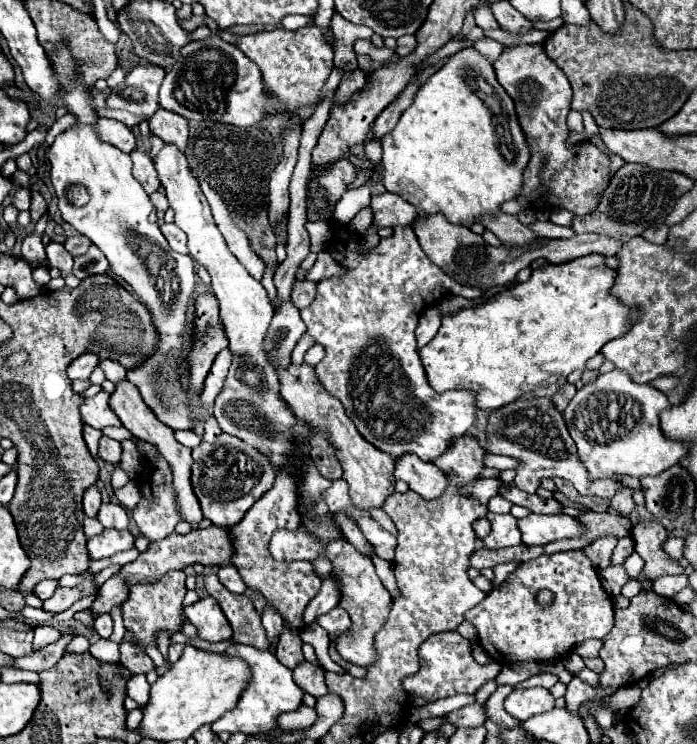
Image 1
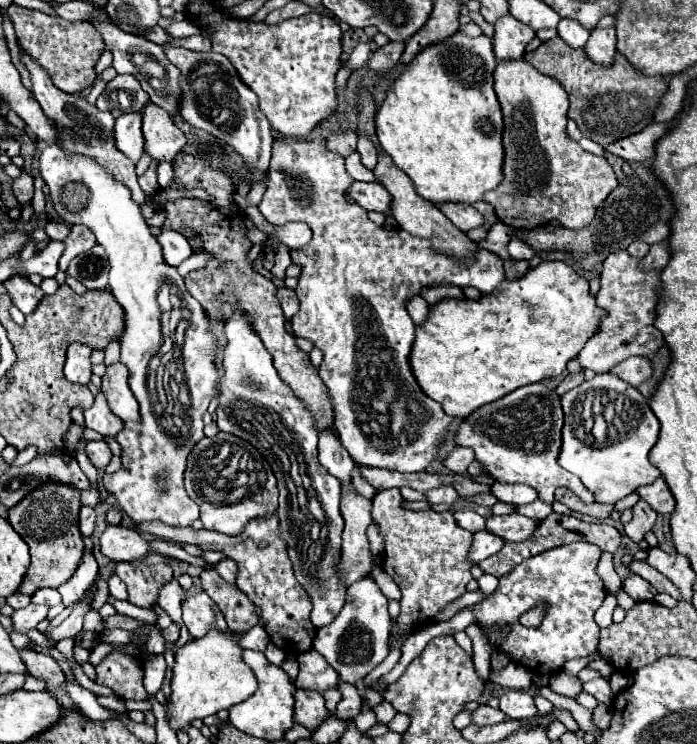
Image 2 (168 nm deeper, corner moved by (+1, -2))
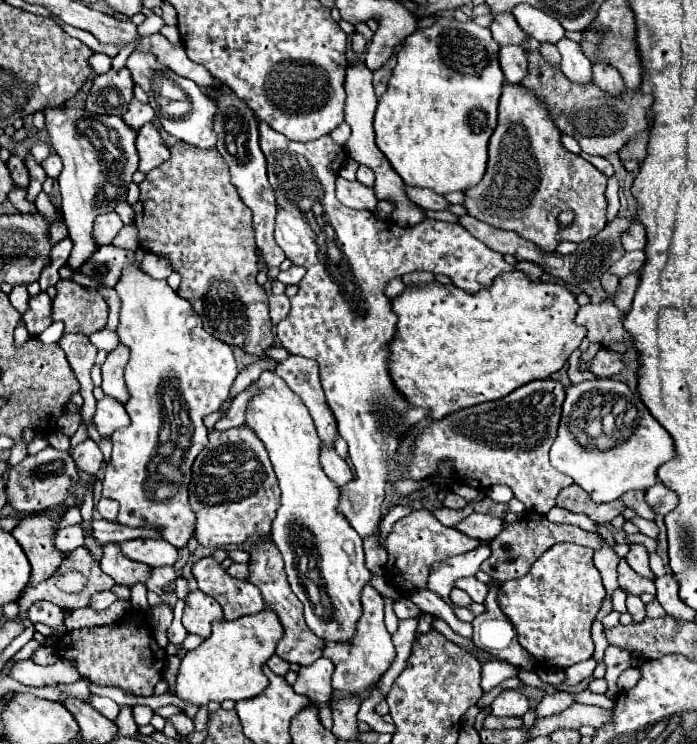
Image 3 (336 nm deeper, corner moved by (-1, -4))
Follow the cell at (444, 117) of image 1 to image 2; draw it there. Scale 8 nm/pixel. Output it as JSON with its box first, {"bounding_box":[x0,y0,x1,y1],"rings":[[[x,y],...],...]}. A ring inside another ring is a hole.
{"bounding_box":[376,32,504,204],"rings":[[[456,32],[448,40],[422,50],[406,68],[376,112],[376,136],[382,150],[392,158],[394,166],[412,178],[416,192],[432,204],[480,202],[484,192],[494,190],[504,178],[504,120],[492,80],[496,68],[492,40],[488,36],[468,38]]]}

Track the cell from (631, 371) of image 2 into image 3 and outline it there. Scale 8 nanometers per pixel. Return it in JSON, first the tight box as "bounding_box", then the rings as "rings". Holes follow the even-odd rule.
{"bounding_box":[588,350,622,378],"rings":[[[600,350],[594,360],[588,364],[588,370],[598,378],[616,376],[622,370],[622,354],[612,354],[608,350]]]}

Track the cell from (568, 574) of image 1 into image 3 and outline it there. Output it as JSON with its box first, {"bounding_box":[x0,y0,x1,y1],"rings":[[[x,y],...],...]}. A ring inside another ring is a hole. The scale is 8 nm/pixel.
{"bounding_box":[498,544,606,668],"rings":[[[554,544],[522,578],[504,582],[498,606],[518,632],[518,642],[542,666],[568,668],[588,660],[594,652],[590,636],[592,622],[606,596],[600,572],[592,562],[592,548],[578,544]]]}

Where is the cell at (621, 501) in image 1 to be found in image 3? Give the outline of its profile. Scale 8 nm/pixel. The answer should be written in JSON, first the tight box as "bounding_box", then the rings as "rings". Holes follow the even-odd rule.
{"bounding_box":[550,378,676,502],"rings":[[[594,378],[594,380],[586,380],[580,384],[572,384],[566,390],[566,400],[564,400],[564,410],[562,410],[562,418],[560,418],[560,426],[558,426],[558,436],[550,448],[550,462],[556,470],[564,472],[566,476],[570,476],[580,488],[584,488],[590,498],[594,498],[596,502],[612,502],[618,500],[624,492],[628,490],[648,490],[652,484],[658,482],[656,478],[656,470],[672,460],[676,456],[674,450],[674,440],[672,436],[664,430],[658,420],[646,410],[646,406],[642,404],[642,400],[638,398],[638,394],[630,392],[630,388],[624,382],[612,380],[612,378]],[[594,394],[618,394],[624,396],[628,400],[628,414],[638,414],[636,418],[632,418],[632,434],[626,442],[610,448],[610,450],[586,450],[578,440],[574,440],[572,430],[570,430],[570,416],[576,408],[584,406],[584,400],[588,396]]]}

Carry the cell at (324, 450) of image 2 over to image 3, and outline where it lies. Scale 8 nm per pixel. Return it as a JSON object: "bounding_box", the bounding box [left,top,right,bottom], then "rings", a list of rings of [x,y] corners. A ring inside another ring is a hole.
{"bounding_box":[274,354,336,444],"rings":[[[290,354],[280,366],[274,370],[298,396],[302,396],[302,402],[306,404],[316,428],[320,440],[334,444],[336,436],[336,420],[334,414],[326,402],[320,378],[318,378],[318,362],[304,358],[304,356],[294,356]]]}

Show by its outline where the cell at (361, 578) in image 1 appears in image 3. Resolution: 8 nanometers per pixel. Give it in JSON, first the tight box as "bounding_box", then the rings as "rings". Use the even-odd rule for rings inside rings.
{"bounding_box":[324,584,396,698],"rings":[[[366,584],[364,592],[362,592],[362,618],[358,620],[358,632],[356,636],[344,644],[326,644],[324,648],[324,656],[330,658],[336,666],[334,674],[332,674],[332,688],[334,690],[342,690],[348,694],[358,694],[362,698],[368,698],[372,694],[372,684],[376,684],[382,674],[390,668],[390,664],[396,658],[396,650],[390,638],[390,632],[384,626],[384,600],[382,596],[376,592],[376,588],[372,588],[370,584]]]}

